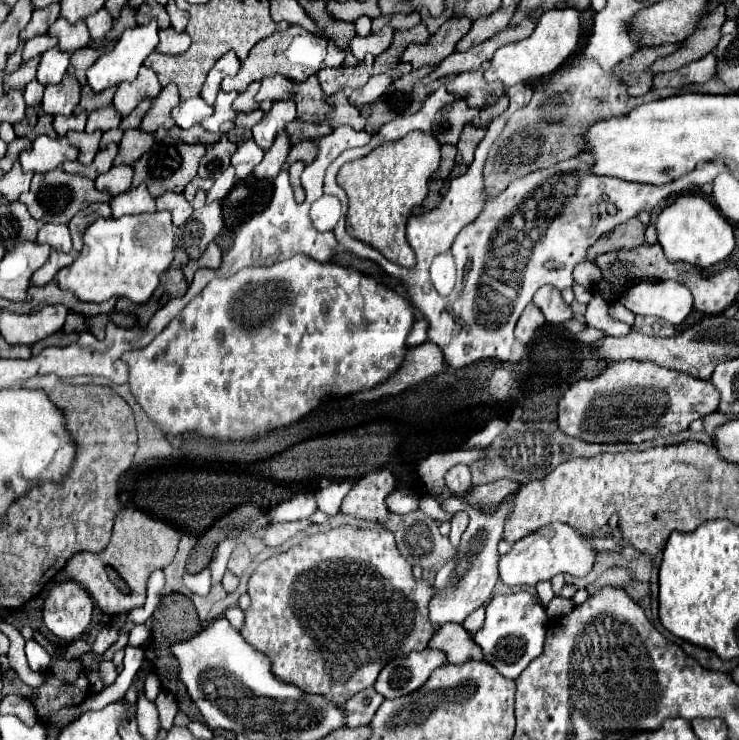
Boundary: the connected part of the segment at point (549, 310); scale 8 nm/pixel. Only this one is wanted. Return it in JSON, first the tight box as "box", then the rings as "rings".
{"box":[533,285,573,323],"rings":[[[545,285],[541,287],[535,297],[533,303],[543,311],[545,319],[549,323],[565,323],[569,319],[573,319],[573,309],[563,301],[561,291],[555,289],[553,285]]]}

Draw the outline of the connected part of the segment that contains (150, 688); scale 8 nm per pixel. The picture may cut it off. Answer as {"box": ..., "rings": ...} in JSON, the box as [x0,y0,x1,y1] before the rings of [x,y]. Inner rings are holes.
{"box":[145,673,161,701],"rings":[[[149,673],[147,679],[145,679],[145,697],[149,701],[155,701],[157,695],[161,691],[161,683],[159,683],[159,677],[155,673]]]}

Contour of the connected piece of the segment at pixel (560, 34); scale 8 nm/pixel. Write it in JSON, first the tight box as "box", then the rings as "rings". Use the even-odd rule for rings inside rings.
{"box":[485,9,581,87],"rings":[[[551,9],[541,15],[537,21],[535,31],[517,43],[505,45],[495,51],[489,69],[485,71],[487,81],[503,81],[505,87],[535,81],[557,71],[579,47],[581,39],[581,25],[579,25],[579,11],[577,9]]]}

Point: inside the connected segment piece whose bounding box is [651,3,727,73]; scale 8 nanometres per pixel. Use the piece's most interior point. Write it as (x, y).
(707, 35)

